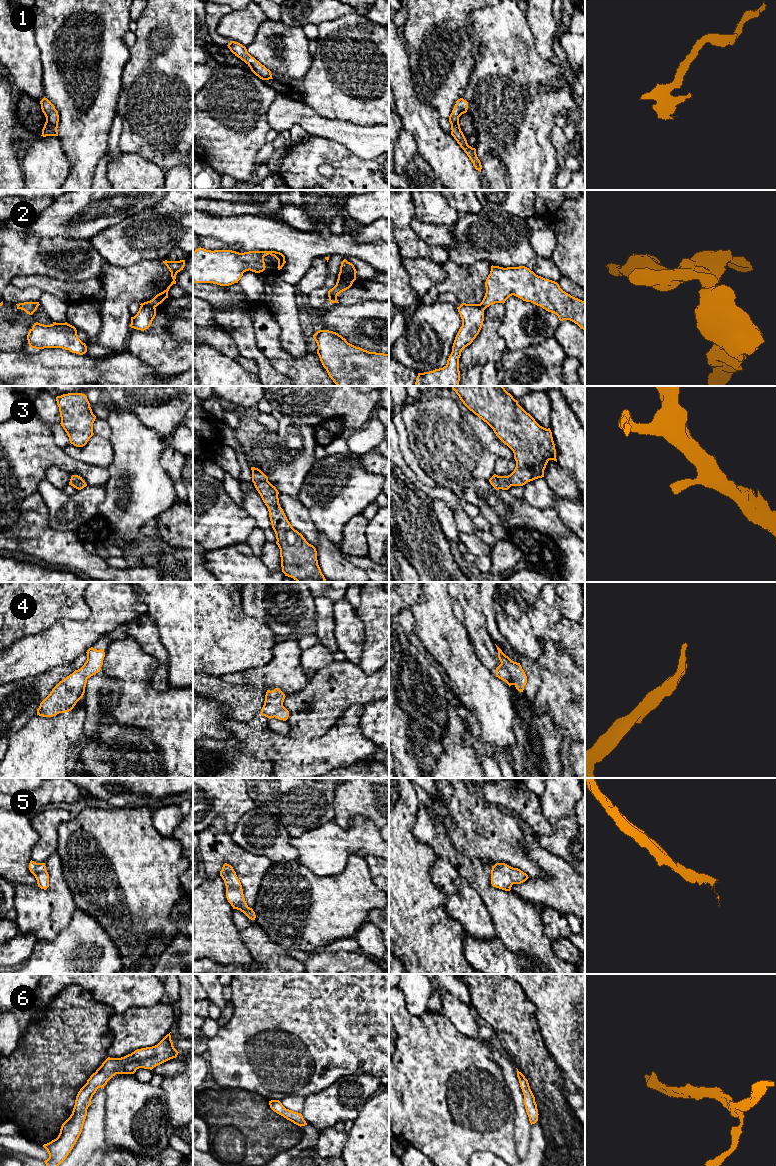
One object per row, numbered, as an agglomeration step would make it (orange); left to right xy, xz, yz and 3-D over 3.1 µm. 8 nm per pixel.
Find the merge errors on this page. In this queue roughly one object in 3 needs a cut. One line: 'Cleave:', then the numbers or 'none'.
Cleave: 2

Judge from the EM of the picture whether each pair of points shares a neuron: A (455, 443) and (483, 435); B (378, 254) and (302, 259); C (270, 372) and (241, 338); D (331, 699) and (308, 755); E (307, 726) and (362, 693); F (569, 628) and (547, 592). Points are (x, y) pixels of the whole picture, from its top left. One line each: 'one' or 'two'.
A: two
B: one
C: one
D: two
E: one
F: two

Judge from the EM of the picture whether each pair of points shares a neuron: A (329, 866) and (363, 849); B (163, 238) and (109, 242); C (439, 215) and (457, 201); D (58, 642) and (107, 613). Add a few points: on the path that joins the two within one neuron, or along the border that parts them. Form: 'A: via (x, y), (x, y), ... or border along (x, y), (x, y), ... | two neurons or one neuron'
A: via (337, 858), (346, 849), (355, 849) | one neuron
B: via (150, 238), (136, 238), (129, 242), (122, 242) | one neuron
C: border along (446, 200), (459, 215) | two neurons
D: via (70, 642), (95, 625) | one neuron

